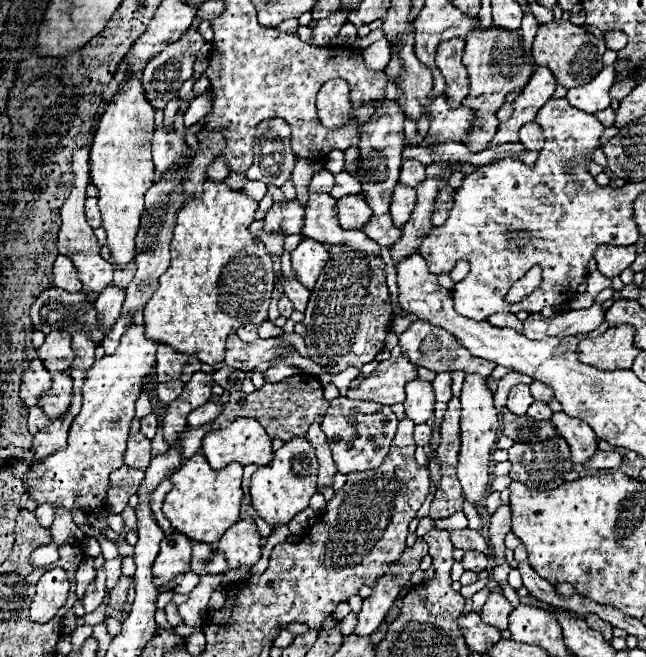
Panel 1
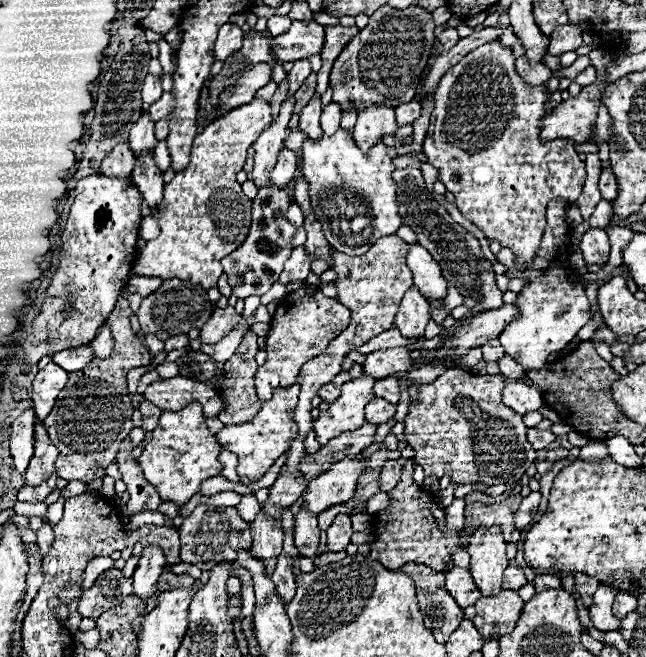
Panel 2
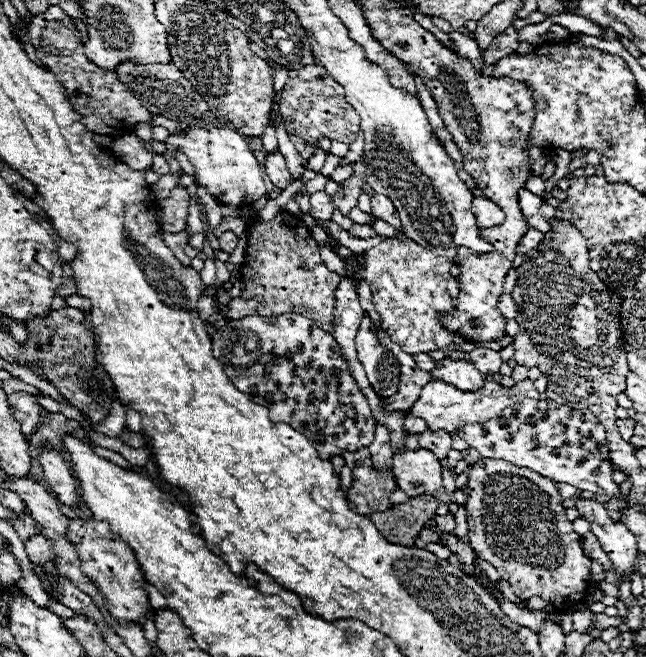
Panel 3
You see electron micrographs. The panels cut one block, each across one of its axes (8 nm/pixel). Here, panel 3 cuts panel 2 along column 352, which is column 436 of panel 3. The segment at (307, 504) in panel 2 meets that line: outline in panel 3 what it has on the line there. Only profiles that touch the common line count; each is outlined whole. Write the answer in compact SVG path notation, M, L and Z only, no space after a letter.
M416 448L396 452L392 456L392 472L400 490L416 498L420 494L434 494L442 504L450 502L448 492L442 486L440 460L430 450Z

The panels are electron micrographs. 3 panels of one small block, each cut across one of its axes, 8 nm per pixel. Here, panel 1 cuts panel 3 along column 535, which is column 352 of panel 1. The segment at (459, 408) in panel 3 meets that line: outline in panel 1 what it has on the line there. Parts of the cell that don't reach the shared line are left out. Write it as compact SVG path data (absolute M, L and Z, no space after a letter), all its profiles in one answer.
M388 358L368 378L358 378L356 388L348 388L346 396L354 400L384 402L386 406L404 402L404 386L416 378L416 366L404 358Z

